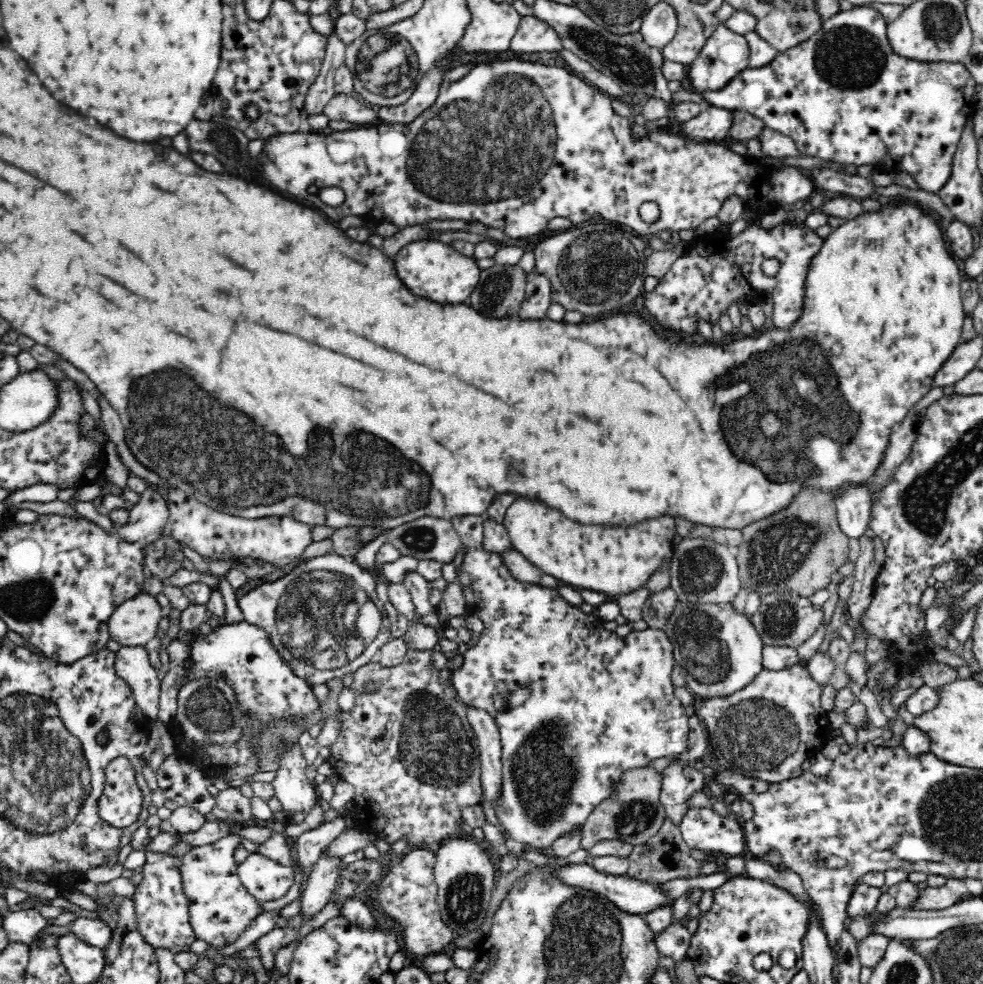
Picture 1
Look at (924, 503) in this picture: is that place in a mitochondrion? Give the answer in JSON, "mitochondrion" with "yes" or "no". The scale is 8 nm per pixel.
{"mitochondrion":"yes"}

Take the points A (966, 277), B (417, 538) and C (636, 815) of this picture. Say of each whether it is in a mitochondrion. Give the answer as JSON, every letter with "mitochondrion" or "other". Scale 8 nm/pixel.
{"A":"other","B":"mitochondrion","C":"mitochondrion"}

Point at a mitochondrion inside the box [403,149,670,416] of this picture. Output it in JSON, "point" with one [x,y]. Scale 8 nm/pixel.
{"point":[598,267]}

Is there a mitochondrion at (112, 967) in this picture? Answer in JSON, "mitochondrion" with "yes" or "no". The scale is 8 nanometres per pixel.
{"mitochondrion":"no"}

